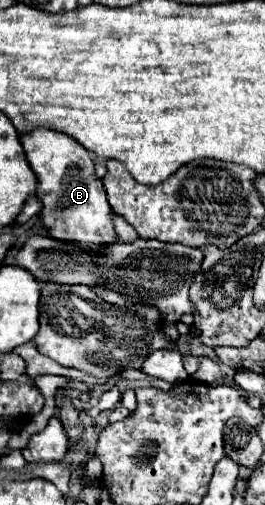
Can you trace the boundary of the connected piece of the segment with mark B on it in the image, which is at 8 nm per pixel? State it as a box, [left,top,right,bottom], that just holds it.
[20,129,118,253]

